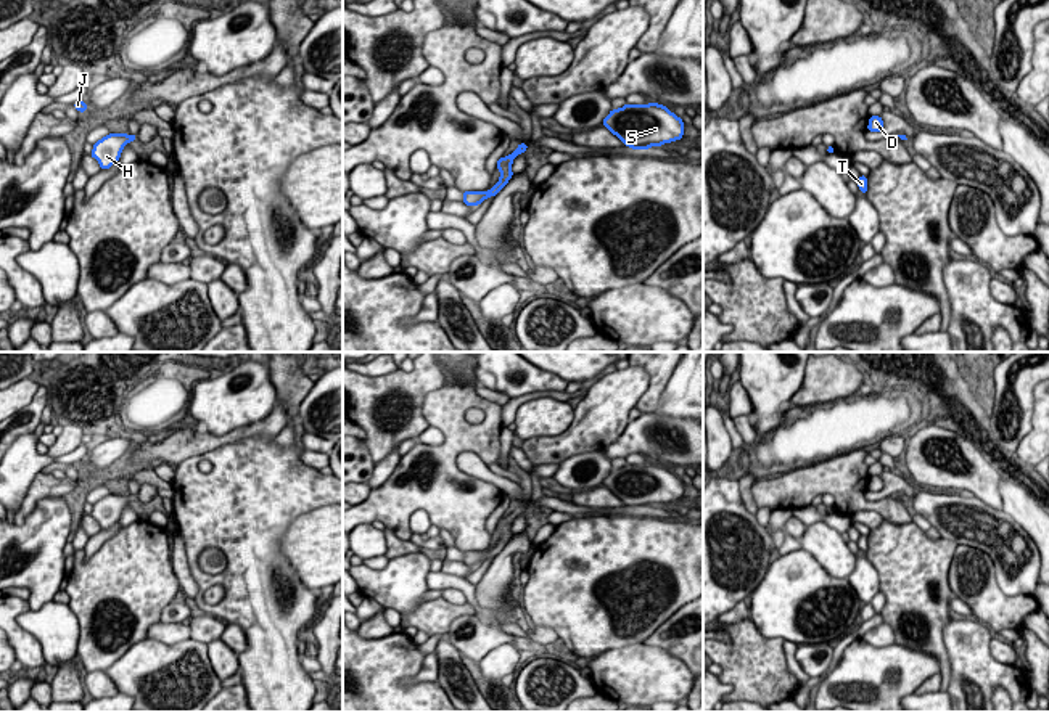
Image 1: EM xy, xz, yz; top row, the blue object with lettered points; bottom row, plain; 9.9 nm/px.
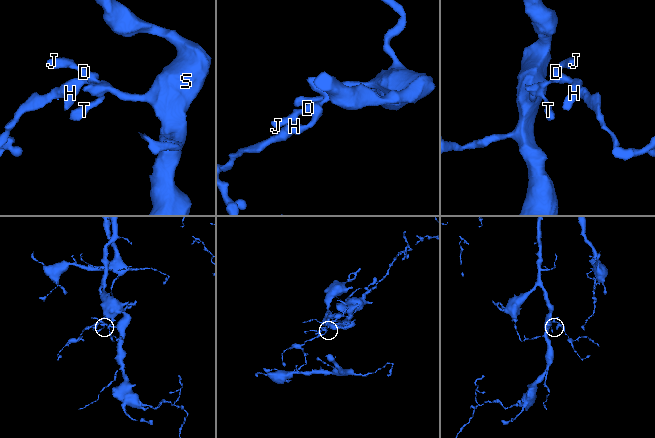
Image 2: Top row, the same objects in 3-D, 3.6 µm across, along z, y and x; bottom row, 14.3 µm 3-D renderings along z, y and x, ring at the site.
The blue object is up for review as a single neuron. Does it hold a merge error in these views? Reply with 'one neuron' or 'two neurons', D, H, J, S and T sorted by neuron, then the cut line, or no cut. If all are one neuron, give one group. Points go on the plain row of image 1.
one neuron | D H J S T | no cut

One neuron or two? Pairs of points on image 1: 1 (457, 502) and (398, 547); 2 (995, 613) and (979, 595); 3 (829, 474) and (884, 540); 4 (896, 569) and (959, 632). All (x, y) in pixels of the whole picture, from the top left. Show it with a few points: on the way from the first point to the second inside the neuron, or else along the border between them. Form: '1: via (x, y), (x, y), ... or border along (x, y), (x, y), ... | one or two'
1: border along (386, 526), (399, 537), (409, 540) | two
2: via (991, 608), (983, 600) | one
3: border along (884, 518), (896, 524), (911, 523) | two
4: border along (956, 616), (943, 629), (943, 643), (950, 661) | two

